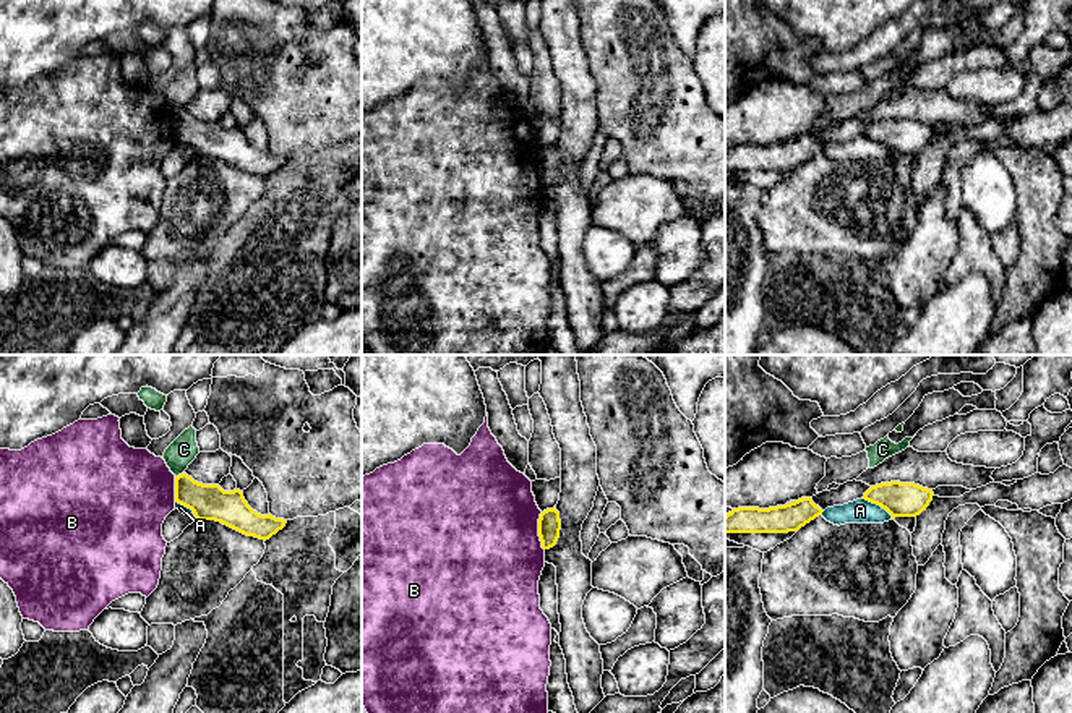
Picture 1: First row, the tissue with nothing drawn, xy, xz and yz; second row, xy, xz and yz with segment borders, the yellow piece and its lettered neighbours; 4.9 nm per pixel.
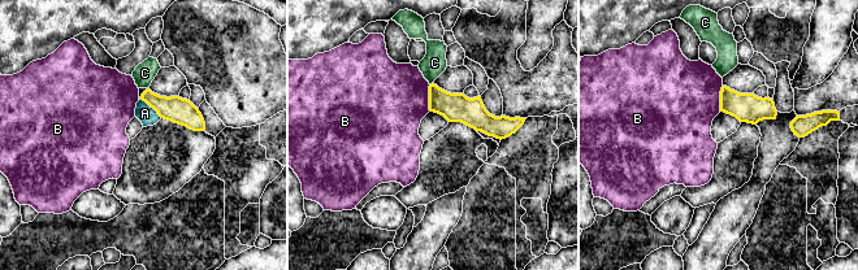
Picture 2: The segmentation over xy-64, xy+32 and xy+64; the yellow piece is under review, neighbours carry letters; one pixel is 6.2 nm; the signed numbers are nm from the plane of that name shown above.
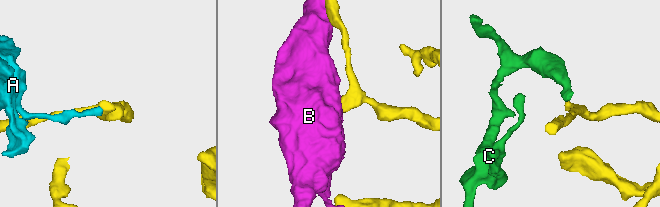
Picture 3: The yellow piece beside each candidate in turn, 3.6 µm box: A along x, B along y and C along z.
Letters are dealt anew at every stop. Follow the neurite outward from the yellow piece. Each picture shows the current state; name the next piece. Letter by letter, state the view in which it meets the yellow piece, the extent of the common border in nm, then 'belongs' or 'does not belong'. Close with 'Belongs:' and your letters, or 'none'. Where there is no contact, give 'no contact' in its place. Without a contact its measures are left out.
A: yz | 190 nm | does not belong
B: xz | 190 nm | does not belong
C: xy | 50 nm | does not belong
Belongs: none

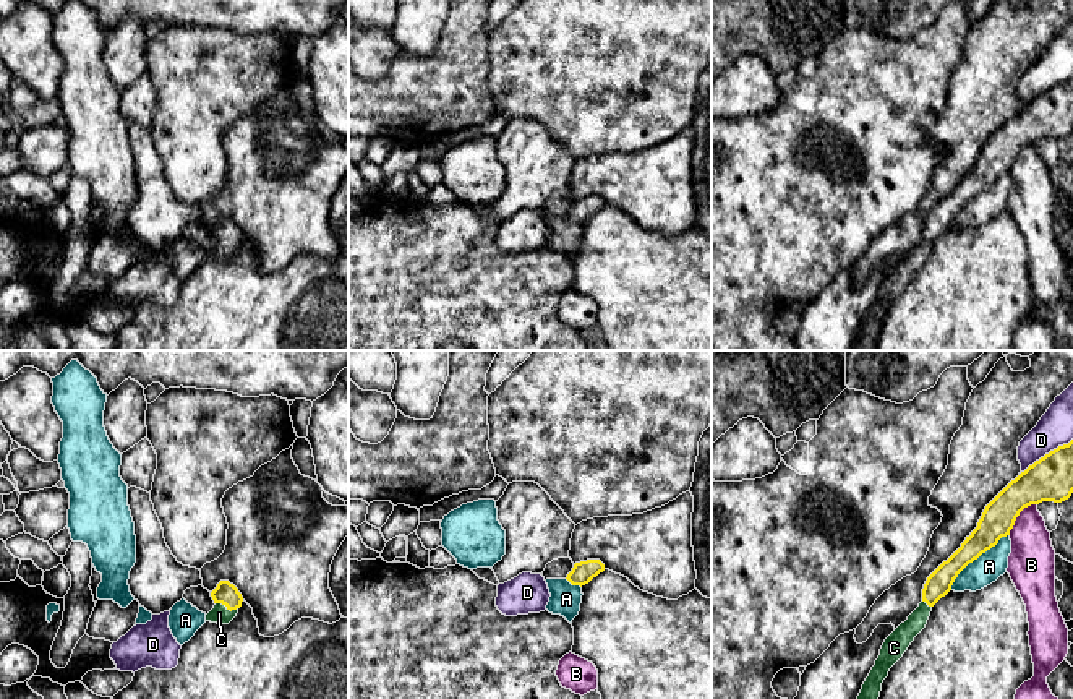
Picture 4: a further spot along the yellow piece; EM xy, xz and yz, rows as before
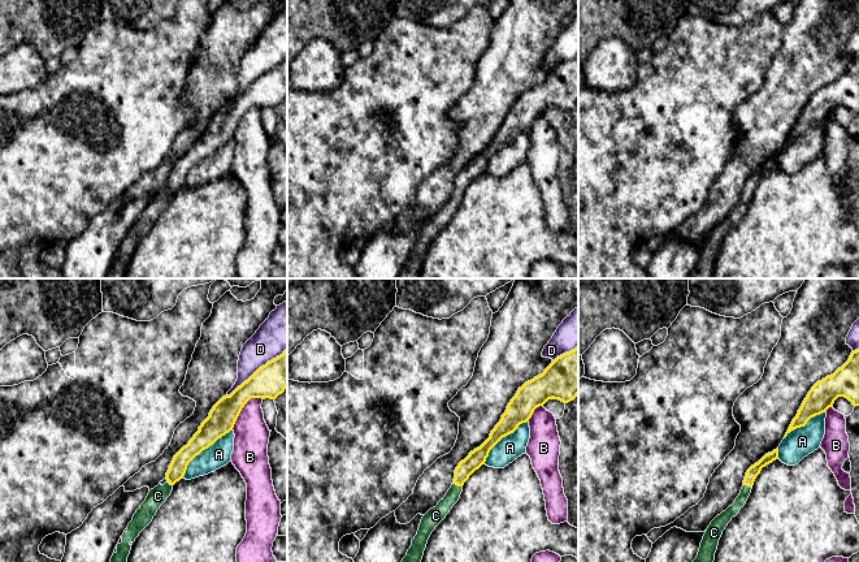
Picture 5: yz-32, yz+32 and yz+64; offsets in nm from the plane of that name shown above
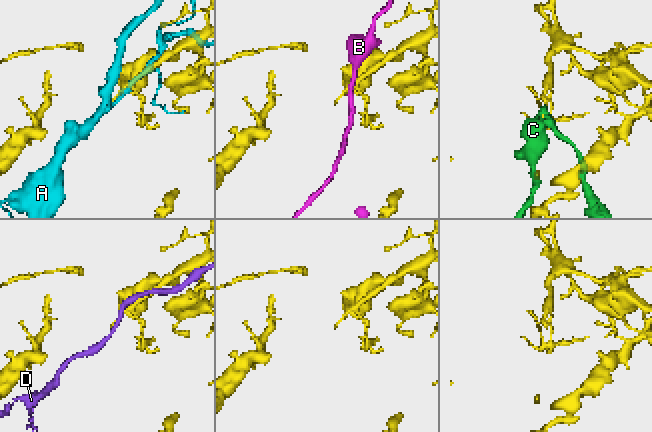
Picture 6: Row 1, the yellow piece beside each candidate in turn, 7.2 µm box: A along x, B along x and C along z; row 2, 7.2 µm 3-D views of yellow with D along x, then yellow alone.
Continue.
A: yz | 400 nm | does not belong
B: yz | 220 nm | does not belong
C: xy | 120 nm | belongs
D: yz | 320 nm | does not belong
Belongs: C

